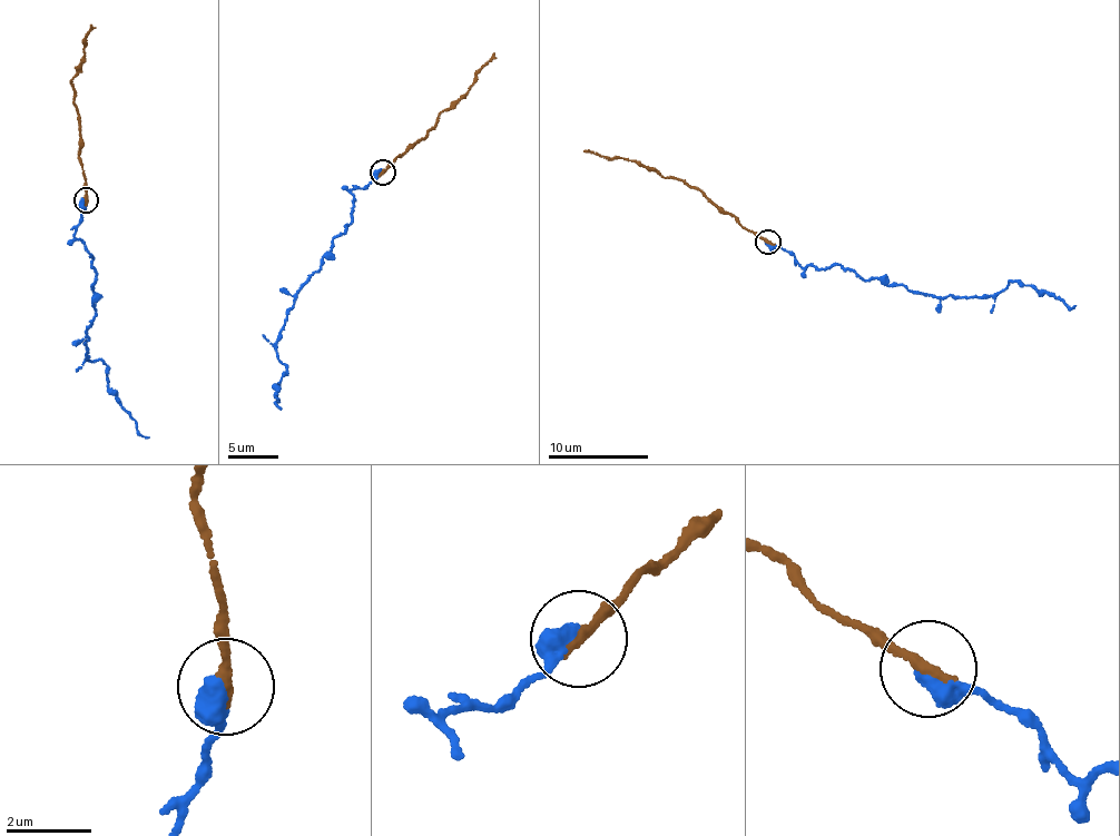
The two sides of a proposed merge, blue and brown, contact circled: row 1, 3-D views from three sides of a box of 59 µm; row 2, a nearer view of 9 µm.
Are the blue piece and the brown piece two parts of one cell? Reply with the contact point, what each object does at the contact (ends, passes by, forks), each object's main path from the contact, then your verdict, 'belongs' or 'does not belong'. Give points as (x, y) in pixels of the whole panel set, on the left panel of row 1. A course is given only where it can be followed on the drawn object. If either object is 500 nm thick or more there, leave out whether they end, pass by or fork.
at (86, 199); blue ends there; brown ends there; blue runs (85, 199), (77, 238), (94, 258), (96, 292), (86, 359), (107, 366), (119, 405), (137, 430), (149, 436); brown runs (85, 199), (72, 86), (84, 52), (82, 40), (90, 23); belongs

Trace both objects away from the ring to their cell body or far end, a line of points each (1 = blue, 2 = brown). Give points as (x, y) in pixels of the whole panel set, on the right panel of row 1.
1: (767, 242), (804, 267), (838, 264), (866, 281), (881, 276), (942, 298), (985, 295), (1019, 281), (1074, 304)
2: (767, 242), (675, 178), (631, 160), (610, 158), (585, 150)

